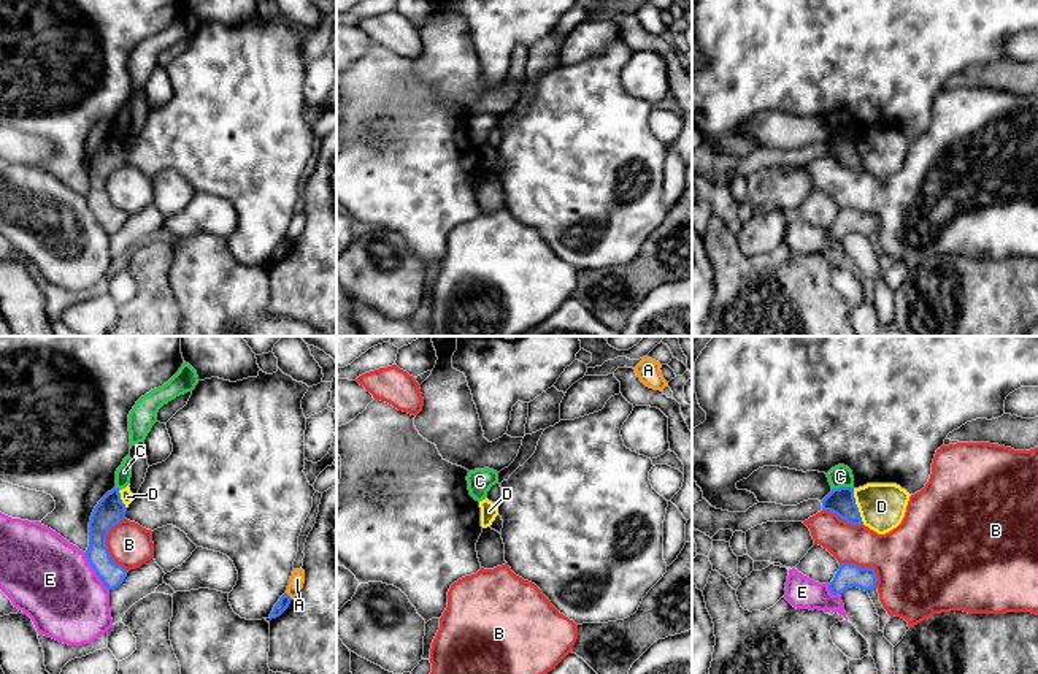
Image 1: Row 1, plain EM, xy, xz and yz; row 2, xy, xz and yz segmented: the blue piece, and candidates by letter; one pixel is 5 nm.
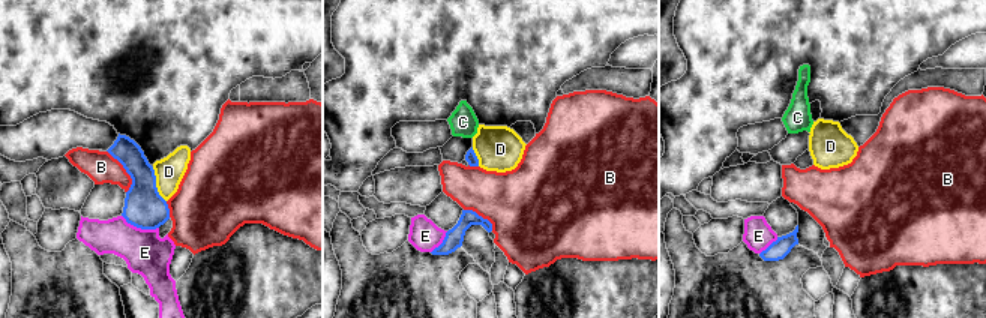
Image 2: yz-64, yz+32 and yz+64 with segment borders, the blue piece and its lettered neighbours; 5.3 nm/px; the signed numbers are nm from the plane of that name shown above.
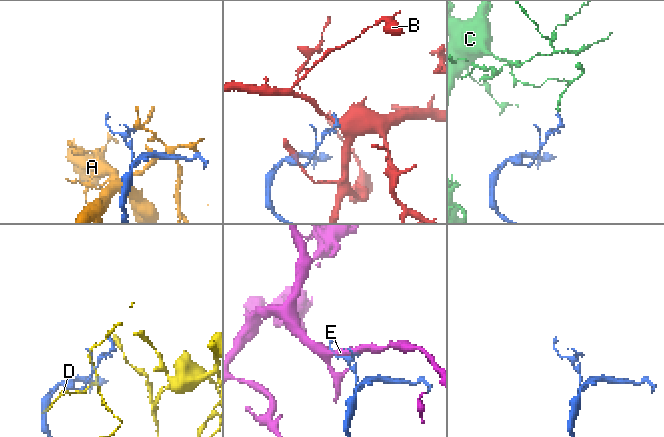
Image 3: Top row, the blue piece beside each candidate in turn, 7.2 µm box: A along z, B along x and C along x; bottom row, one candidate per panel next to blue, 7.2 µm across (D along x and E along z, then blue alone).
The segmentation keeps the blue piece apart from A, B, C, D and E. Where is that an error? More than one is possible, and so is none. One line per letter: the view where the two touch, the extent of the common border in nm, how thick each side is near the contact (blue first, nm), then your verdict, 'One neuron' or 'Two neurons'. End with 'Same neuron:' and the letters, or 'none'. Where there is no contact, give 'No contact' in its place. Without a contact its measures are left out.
A: Touches blue in xy. Shared border 50 nm. Thickness 60 nm (blue) against 80 nm. Two neurons
B: Touches blue in xy. Shared border 280 nm. Thickness 150 nm (blue) against 220 nm. Two neurons
C: Touches blue in yz. Shared border 100 nm. Thickness 140 nm (blue) against 110 nm. Two neurons
D: Touches blue in yz. Shared border 190 nm. Thickness 140 nm (blue) against 240 nm. Two neurons
E: Touches blue in xy. Shared border 240 nm. Thickness 120 nm (blue) against 420 nm. Two neurons
Same neuron: none

